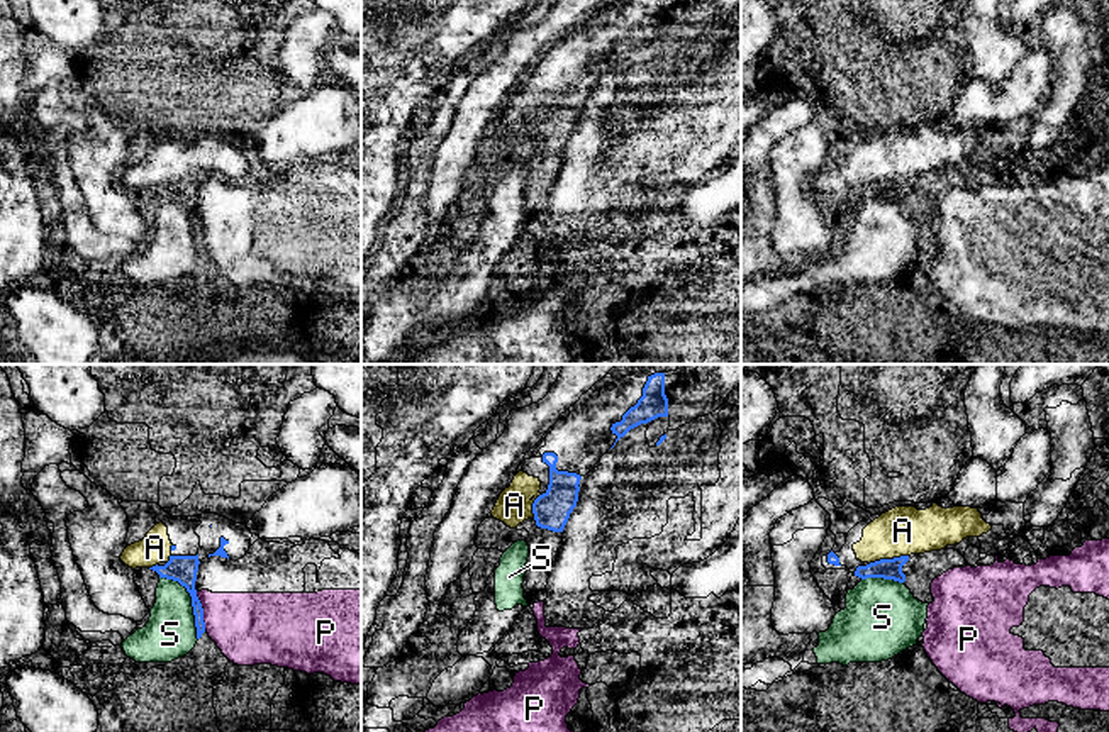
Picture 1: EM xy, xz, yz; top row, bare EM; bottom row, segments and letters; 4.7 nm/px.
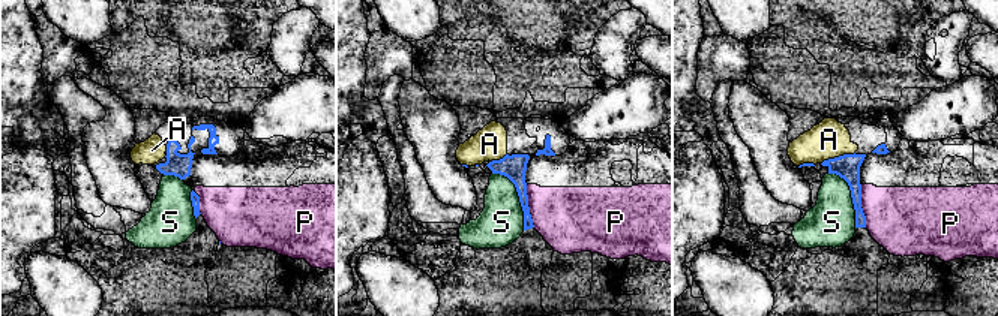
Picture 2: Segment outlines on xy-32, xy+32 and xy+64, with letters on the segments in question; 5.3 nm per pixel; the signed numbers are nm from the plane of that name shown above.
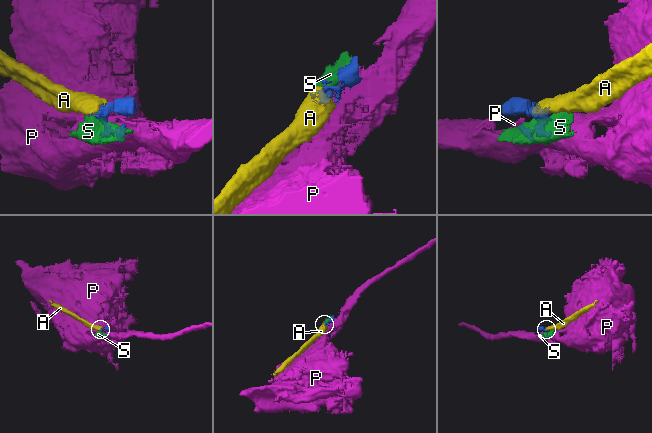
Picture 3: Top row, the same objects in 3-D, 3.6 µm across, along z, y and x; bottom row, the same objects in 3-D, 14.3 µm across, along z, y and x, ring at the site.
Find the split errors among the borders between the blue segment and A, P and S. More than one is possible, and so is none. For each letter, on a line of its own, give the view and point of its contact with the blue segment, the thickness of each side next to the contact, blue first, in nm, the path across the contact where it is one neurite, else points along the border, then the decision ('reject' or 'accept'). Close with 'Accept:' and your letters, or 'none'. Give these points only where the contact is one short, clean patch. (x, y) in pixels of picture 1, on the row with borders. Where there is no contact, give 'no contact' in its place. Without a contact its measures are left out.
A: yz (887, 560) | 100/240 nm | across yz (886, 568), (887, 560), (887, 546), (902, 531) | accept
P: xy (202, 610) | 130/340 nm | reject
S: xy (192, 602) | 130/240 nm | reject
Accept: A

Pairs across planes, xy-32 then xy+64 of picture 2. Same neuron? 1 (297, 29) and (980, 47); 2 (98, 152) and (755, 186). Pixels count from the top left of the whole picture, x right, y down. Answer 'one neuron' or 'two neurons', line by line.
1: two neurons
2: two neurons

